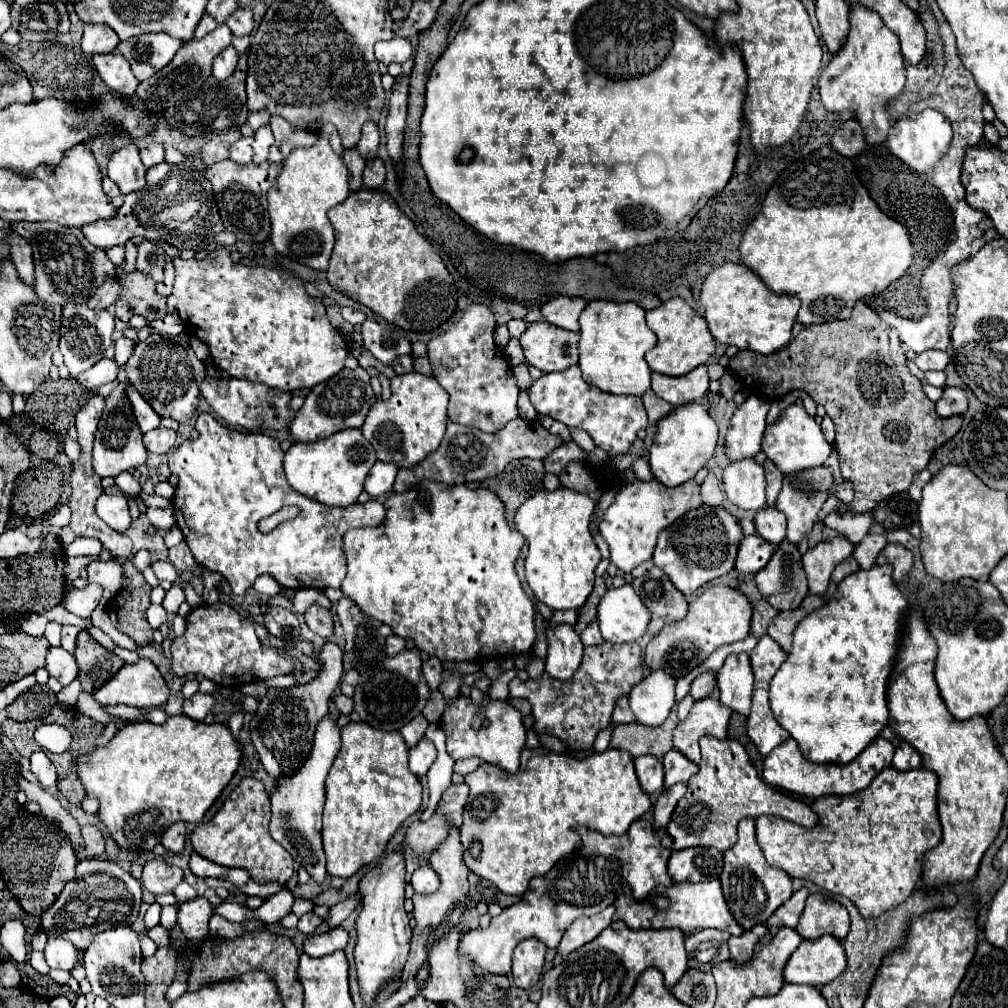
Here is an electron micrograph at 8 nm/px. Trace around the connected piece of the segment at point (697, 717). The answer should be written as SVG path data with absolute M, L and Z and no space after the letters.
M716 689L712 691L712 695L698 699L686 721L680 721L674 729L674 747L694 763L700 763L698 739L702 735L726 739L726 729L732 711L724 707L718 697L720 695Z

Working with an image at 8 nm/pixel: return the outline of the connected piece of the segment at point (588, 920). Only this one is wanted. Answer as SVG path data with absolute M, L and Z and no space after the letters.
M606 907L602 913L594 915L594 917L580 917L576 919L564 933L558 949L556 949L556 959L554 965L558 965L568 953L576 951L578 947L590 943L592 939L596 939L600 935L600 931L604 931L610 923L612 923L612 915L614 915L614 907Z

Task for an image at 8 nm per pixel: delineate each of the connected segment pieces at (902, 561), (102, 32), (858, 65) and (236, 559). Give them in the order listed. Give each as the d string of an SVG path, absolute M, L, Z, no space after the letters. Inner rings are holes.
M890 543L890 545L886 545L884 551L878 555L876 563L878 563L878 565L886 565L886 563L894 565L894 575L892 575L892 577L894 577L896 583L902 583L904 577L906 577L906 575L912 571L912 567L914 567L914 555L912 555L912 551L906 549L904 545L900 545L900 543Z
M84 25L82 51L88 55L94 53L112 53L120 43L118 35L106 25Z
M850 7L848 41L846 41L844 49L832 57L832 61L820 73L820 79L818 79L818 91L820 91L824 107L834 113L840 113L840 111L856 113L856 119L858 119L860 127L864 129L866 143L868 145L884 143L888 137L888 131L892 127L888 105L890 105L890 101L894 101L902 95L904 85L906 85L906 67L904 67L904 57L900 51L898 37L888 27L884 27L882 19L876 17L874 11L868 11L866 7Z
M200 413L196 419L198 439L186 439L180 447L176 447L170 457L168 466L170 473L178 477L172 506L176 515L176 525L184 533L184 541L188 543L198 565L220 573L232 587L234 595L244 595L246 589L254 585L254 581L268 573L282 587L288 589L340 589L340 583L346 575L346 555L344 555L344 533L358 527L378 527L384 521L384 505L370 499L368 503L354 503L344 509L326 507L308 499L294 491L282 469L284 451L280 451L280 443L264 433L240 433L220 425L210 413ZM284 505L300 507L296 519L278 525L278 529L270 533L258 531L258 521L270 517L280 511Z

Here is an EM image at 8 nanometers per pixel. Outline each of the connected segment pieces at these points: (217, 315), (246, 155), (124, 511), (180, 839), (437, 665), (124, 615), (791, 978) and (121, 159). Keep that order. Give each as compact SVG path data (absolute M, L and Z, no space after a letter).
M228 249L208 253L204 261L184 261L178 257L174 267L176 281L172 295L178 299L176 309L184 327L210 347L212 363L228 371L232 377L264 383L282 391L300 391L310 389L344 369L348 343L344 335L330 325L322 299L308 297L302 279L264 265L234 263Z
M240 137L232 147L230 147L230 159L236 165L246 165L252 161L252 137Z
M108 493L100 495L96 501L96 511L98 517L118 533L124 533L132 523L128 501L124 495L108 495Z
M174 823L162 833L162 845L170 853L182 853L184 851L184 839L186 839L186 827L184 823Z
M430 657L428 661L424 661L422 675L428 681L430 689L438 689L438 685L442 683L442 661L436 657Z
M124 561L122 571L128 585L116 595L114 613L110 613L110 619L118 631L126 633L140 647L144 647L152 643L152 627L146 621L152 587L144 581L142 573L132 565L132 561Z
M832 937L808 941L804 939L800 947L792 953L784 967L786 983L806 983L812 987L824 987L844 973L846 951L844 945Z
M134 143L118 149L108 163L108 177L120 187L122 195L140 191L146 185L146 167L140 161Z

